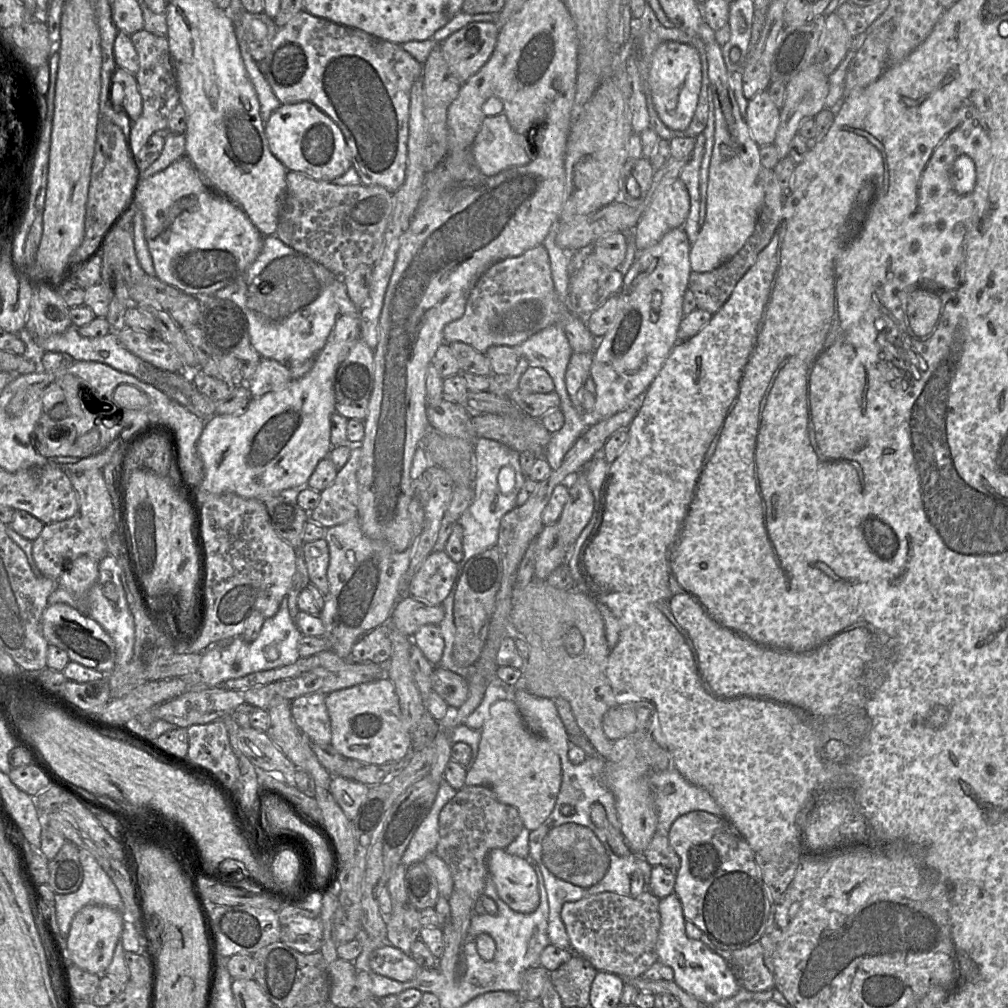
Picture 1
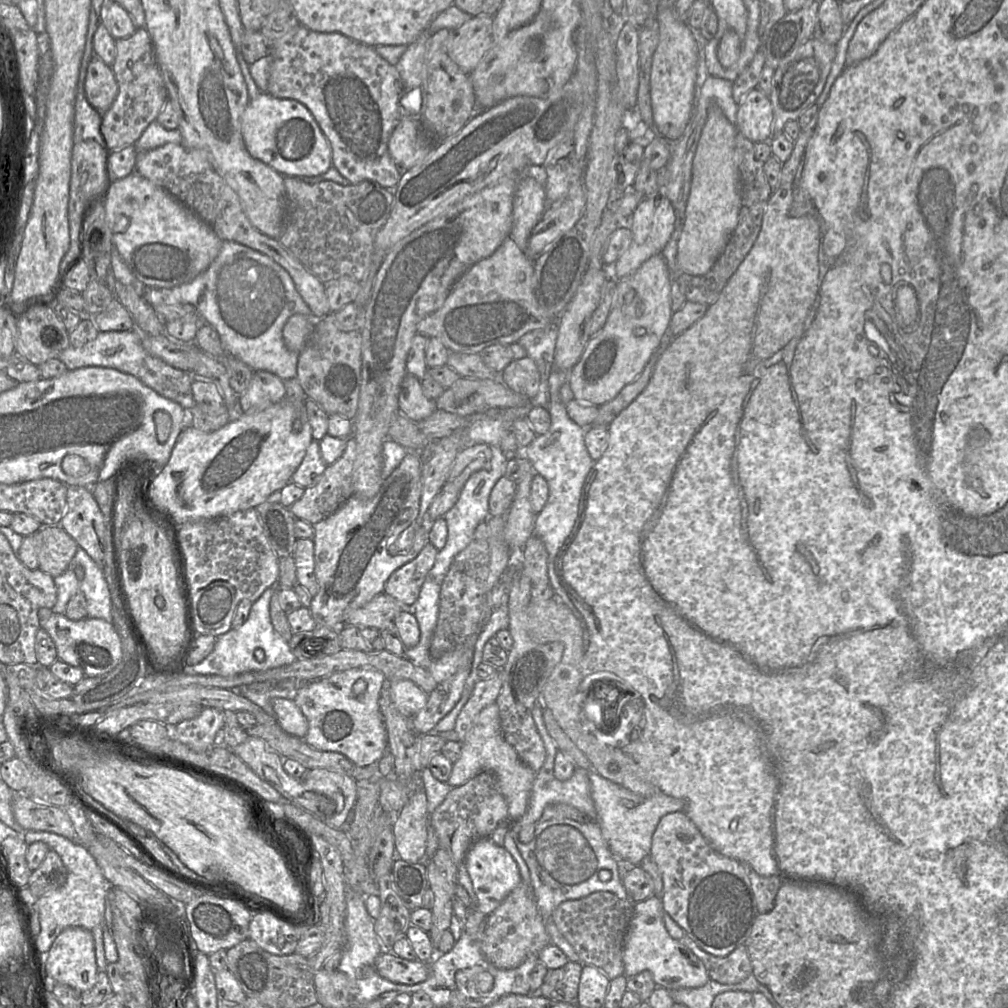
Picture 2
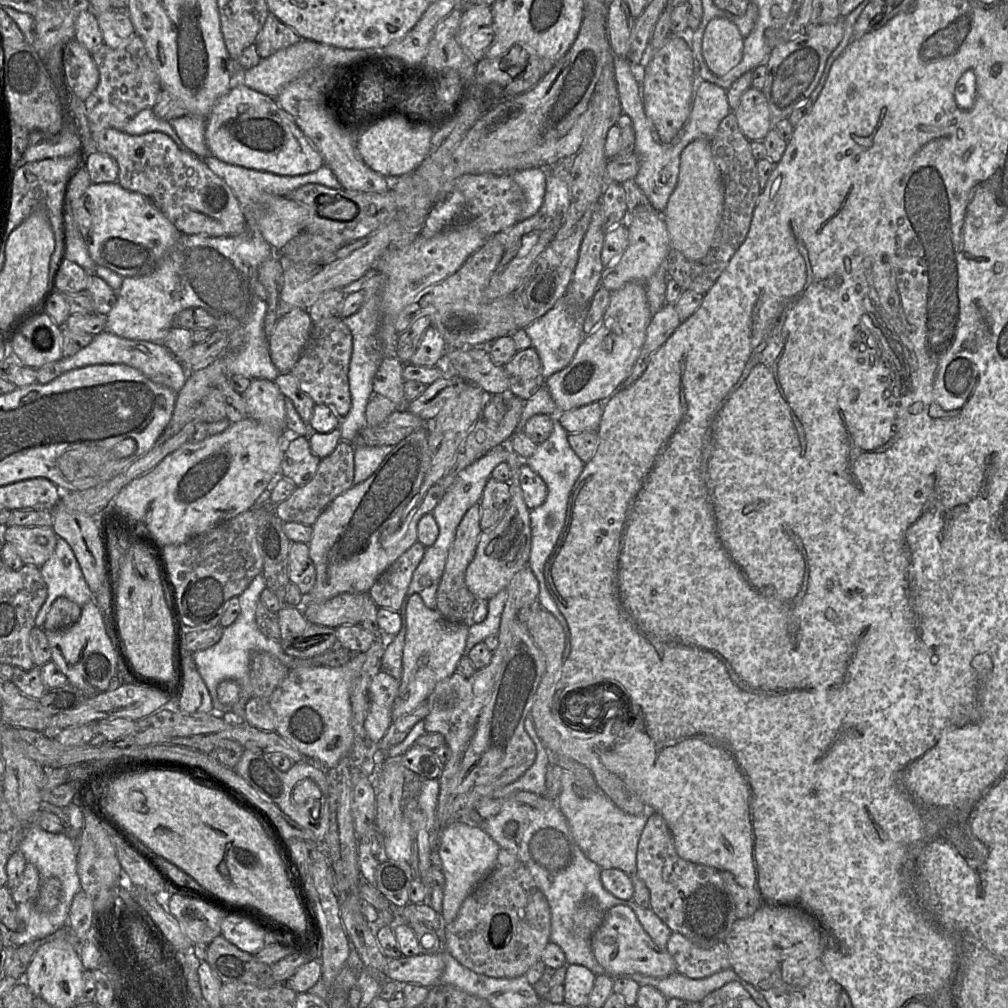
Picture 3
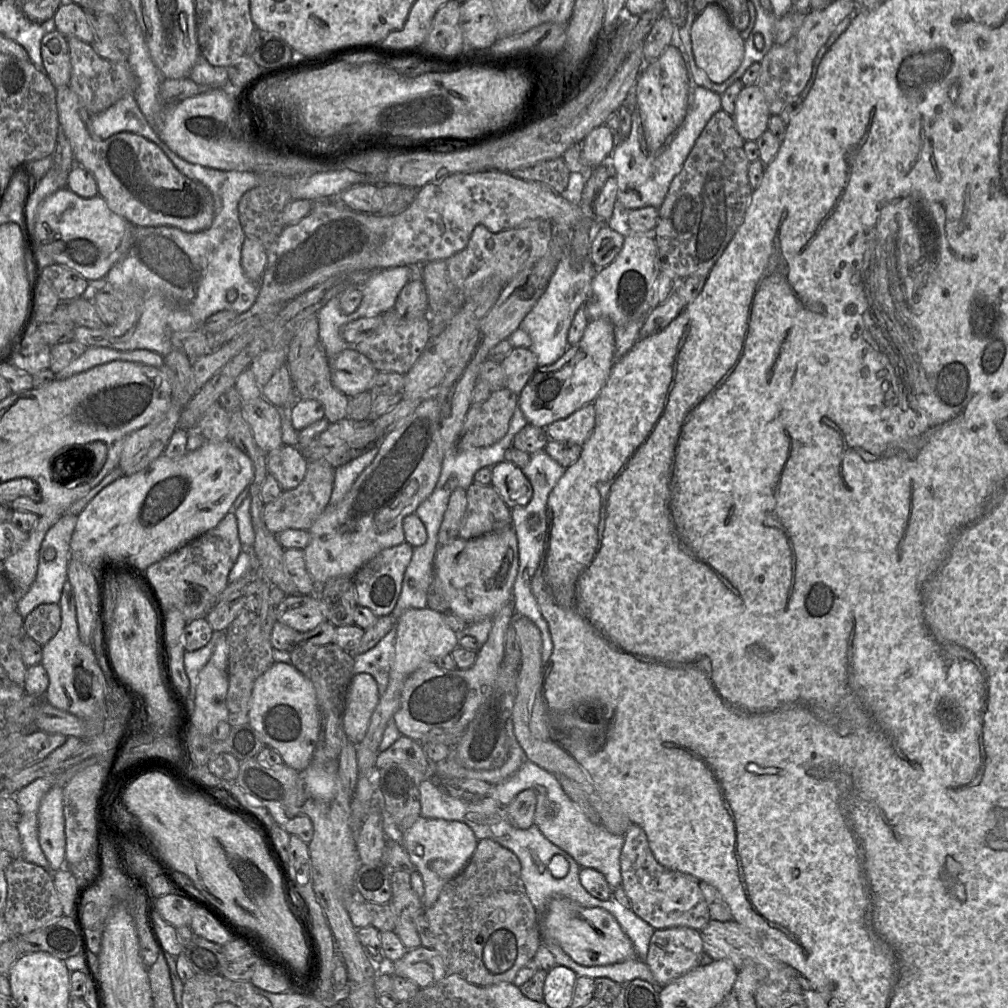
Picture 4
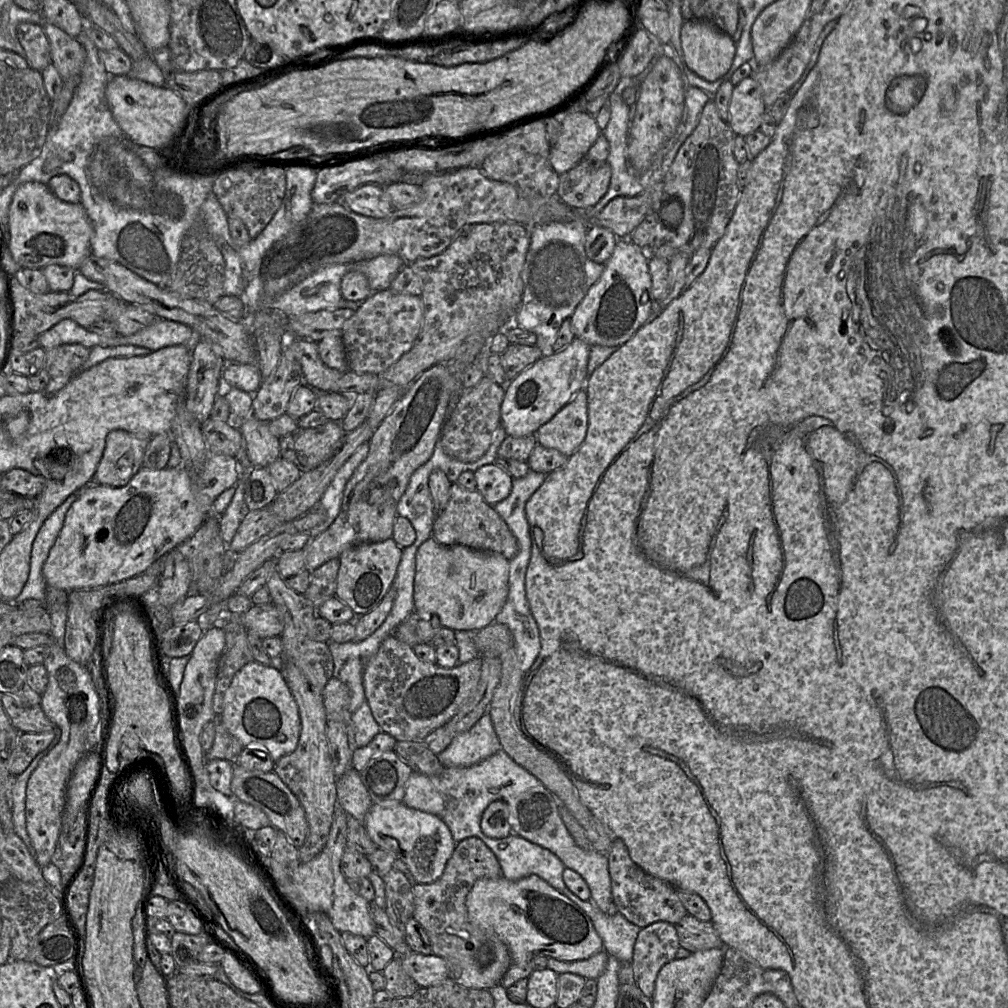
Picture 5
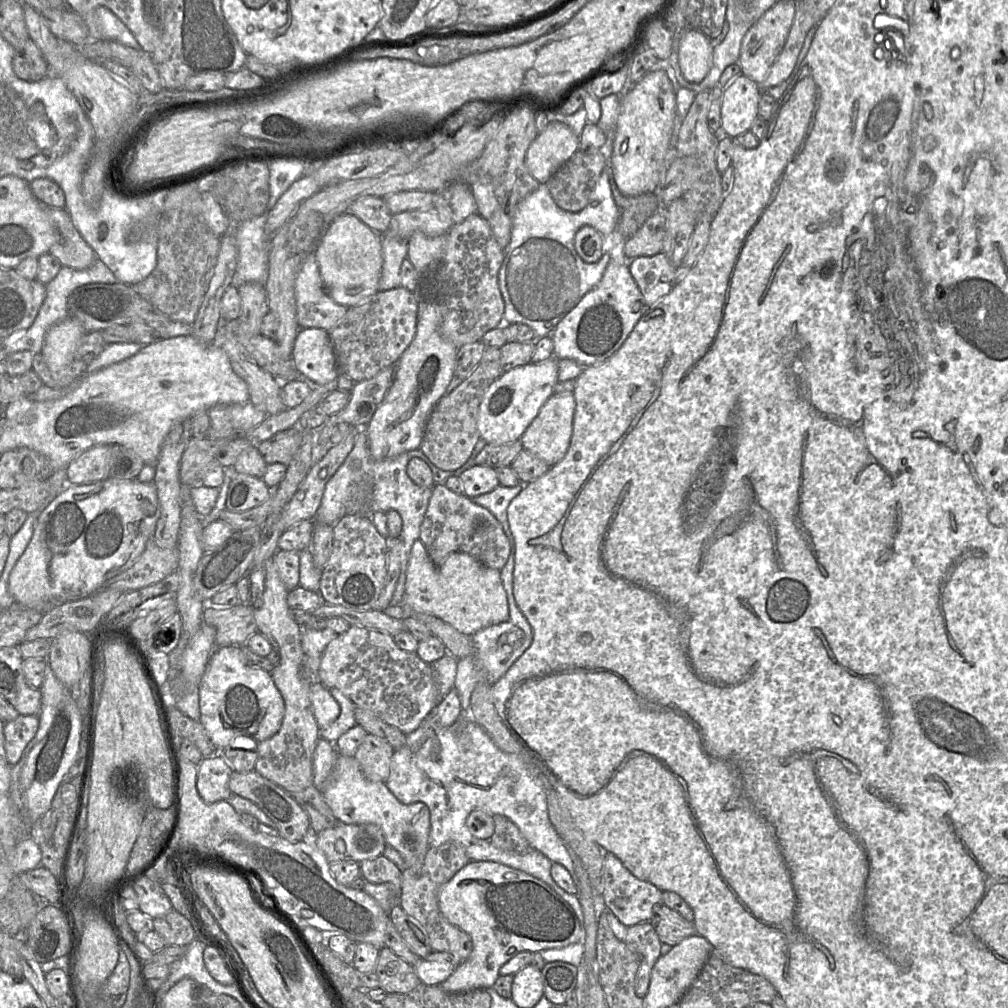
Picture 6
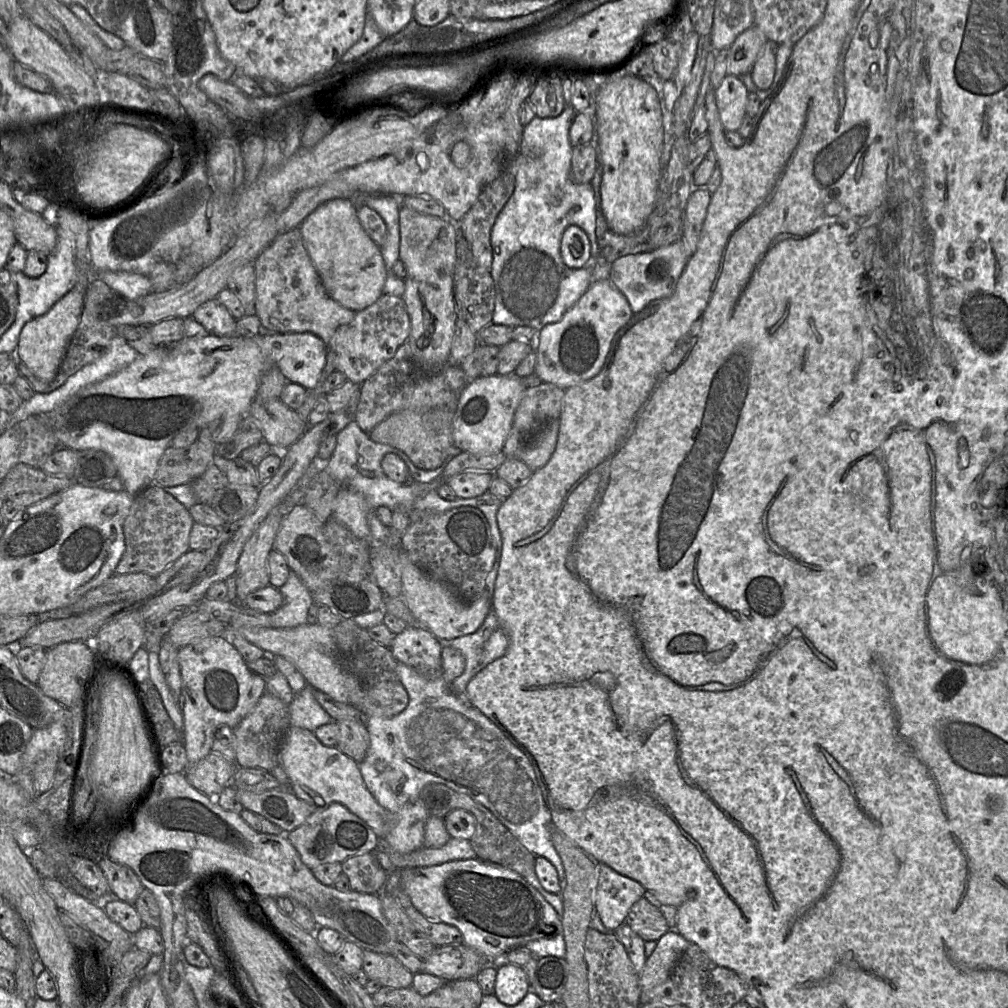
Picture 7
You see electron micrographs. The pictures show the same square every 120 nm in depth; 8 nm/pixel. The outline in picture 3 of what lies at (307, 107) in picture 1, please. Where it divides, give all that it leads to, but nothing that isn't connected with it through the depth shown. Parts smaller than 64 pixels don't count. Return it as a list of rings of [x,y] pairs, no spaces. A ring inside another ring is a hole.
[[[247,86],[232,87],[220,97],[204,123],[212,155],[225,163],[282,176],[309,174],[325,166],[321,154],[276,99]]]

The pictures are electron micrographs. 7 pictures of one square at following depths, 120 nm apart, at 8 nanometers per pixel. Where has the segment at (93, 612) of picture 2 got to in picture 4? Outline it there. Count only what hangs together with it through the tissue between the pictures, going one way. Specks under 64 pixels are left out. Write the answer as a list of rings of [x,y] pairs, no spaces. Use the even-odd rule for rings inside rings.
[[[64,513],[46,532],[38,554],[36,577],[26,594],[18,601],[18,611],[26,617],[33,609],[44,603],[58,604],[62,590],[67,582],[68,566],[73,559],[70,540],[77,521],[77,516]]]

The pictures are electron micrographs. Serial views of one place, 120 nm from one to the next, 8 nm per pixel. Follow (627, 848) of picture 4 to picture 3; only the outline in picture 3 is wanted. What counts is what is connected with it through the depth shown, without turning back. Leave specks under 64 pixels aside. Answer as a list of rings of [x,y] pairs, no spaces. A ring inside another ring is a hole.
[[[654,813],[652,814],[648,820],[647,823],[643,829],[643,832],[641,834],[638,848],[637,848],[637,875],[640,879],[643,880],[645,885],[647,886],[649,893],[650,893],[650,903],[649,907],[652,909],[652,911],[670,928],[672,932],[681,933],[684,936],[686,936],[689,940],[691,940],[696,945],[702,947],[702,948],[711,948],[717,944],[724,943],[726,937],[731,932],[733,925],[738,921],[741,920],[738,915],[738,904],[745,904],[746,902],[754,899],[755,890],[754,889],[746,889],[742,886],[740,886],[737,881],[735,880],[733,874],[731,874],[728,871],[719,870],[713,867],[705,866],[702,864],[692,863],[689,861],[686,861],[682,859],[675,849],[674,841],[672,834],[669,830],[669,827],[664,820],[664,818],[658,814]]]

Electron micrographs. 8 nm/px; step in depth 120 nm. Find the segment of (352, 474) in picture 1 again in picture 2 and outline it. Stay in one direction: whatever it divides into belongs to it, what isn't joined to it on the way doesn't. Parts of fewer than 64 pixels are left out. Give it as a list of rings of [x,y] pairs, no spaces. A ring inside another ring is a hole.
[[[350,436],[341,457],[327,465],[317,484],[304,489],[302,497],[288,507],[295,518],[314,525],[344,504],[353,495],[355,459],[356,443]]]

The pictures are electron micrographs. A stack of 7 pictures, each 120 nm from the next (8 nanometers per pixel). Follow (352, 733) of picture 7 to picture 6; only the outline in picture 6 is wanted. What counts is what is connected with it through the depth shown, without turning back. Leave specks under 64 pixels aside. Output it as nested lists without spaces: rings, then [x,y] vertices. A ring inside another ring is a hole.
[[[367,734],[354,758],[365,777],[374,782],[386,782],[391,772],[393,748],[383,739]]]

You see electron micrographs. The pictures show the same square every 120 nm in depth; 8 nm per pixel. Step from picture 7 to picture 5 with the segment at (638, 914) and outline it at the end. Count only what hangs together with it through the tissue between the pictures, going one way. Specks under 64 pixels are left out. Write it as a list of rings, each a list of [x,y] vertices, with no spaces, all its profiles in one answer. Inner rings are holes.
[[[686,915],[675,926],[680,947],[685,950],[696,952],[726,948],[711,921],[700,921],[691,915]]]

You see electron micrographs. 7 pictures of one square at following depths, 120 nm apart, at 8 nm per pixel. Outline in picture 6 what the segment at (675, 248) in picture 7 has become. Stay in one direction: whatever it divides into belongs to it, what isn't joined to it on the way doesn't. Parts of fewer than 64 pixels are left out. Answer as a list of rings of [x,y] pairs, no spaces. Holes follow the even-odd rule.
[[[664,252],[653,256],[640,256],[628,260],[627,264],[648,306],[665,297],[682,273],[670,263]]]

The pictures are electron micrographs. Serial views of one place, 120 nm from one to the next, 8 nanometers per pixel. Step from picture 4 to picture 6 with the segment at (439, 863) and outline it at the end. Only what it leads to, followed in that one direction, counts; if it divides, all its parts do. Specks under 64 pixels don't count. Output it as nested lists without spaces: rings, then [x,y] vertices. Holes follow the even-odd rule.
[[[342,754],[338,755],[321,792],[339,822],[374,824],[381,829],[387,846],[391,846],[402,856],[406,867],[420,864],[423,861],[431,847],[429,844],[430,811],[424,803],[401,803],[384,782],[367,779],[354,757]]]

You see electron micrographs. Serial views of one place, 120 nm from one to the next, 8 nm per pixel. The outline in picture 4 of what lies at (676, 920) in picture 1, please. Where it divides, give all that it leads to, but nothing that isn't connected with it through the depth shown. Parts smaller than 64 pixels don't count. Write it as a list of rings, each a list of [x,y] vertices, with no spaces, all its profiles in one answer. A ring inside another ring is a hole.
[[[555,896],[540,916],[543,943],[556,944],[575,962],[585,966],[602,966],[633,959],[635,949],[615,917],[603,908],[586,908],[570,898]]]

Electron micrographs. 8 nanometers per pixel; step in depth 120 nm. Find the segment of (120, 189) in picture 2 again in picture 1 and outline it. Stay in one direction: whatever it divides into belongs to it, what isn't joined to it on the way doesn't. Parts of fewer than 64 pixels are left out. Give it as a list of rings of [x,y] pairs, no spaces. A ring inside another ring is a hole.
[[[186,154],[171,164],[167,169],[160,171],[152,177],[141,179],[135,189],[132,202],[129,207],[135,207],[142,215],[144,236],[153,261],[154,274],[162,282],[174,286],[182,293],[195,297],[215,297],[215,293],[240,279],[250,268],[260,254],[264,236],[255,227],[246,213],[235,202],[214,189],[206,182],[198,172]]]

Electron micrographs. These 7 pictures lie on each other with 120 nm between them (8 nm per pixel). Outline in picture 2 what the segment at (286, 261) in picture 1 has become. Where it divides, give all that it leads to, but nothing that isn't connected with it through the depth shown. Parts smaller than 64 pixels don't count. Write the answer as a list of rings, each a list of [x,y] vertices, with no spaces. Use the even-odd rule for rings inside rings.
[[[223,241],[219,254],[207,270],[192,281],[173,288],[143,287],[144,299],[153,306],[187,303],[193,305],[203,322],[219,335],[225,352],[247,364],[253,371],[268,371],[282,380],[294,378],[300,353],[290,351],[283,340],[283,327],[294,314],[303,314],[315,322],[309,306],[297,291],[289,273],[267,255],[234,241]]]

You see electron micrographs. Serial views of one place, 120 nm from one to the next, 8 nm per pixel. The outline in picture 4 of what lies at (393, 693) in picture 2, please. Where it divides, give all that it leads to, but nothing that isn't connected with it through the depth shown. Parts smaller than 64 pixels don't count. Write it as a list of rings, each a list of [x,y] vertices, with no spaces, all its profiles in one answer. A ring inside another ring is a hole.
[[[355,674],[344,696],[343,729],[353,744],[360,743],[369,728],[381,695],[373,676]]]

